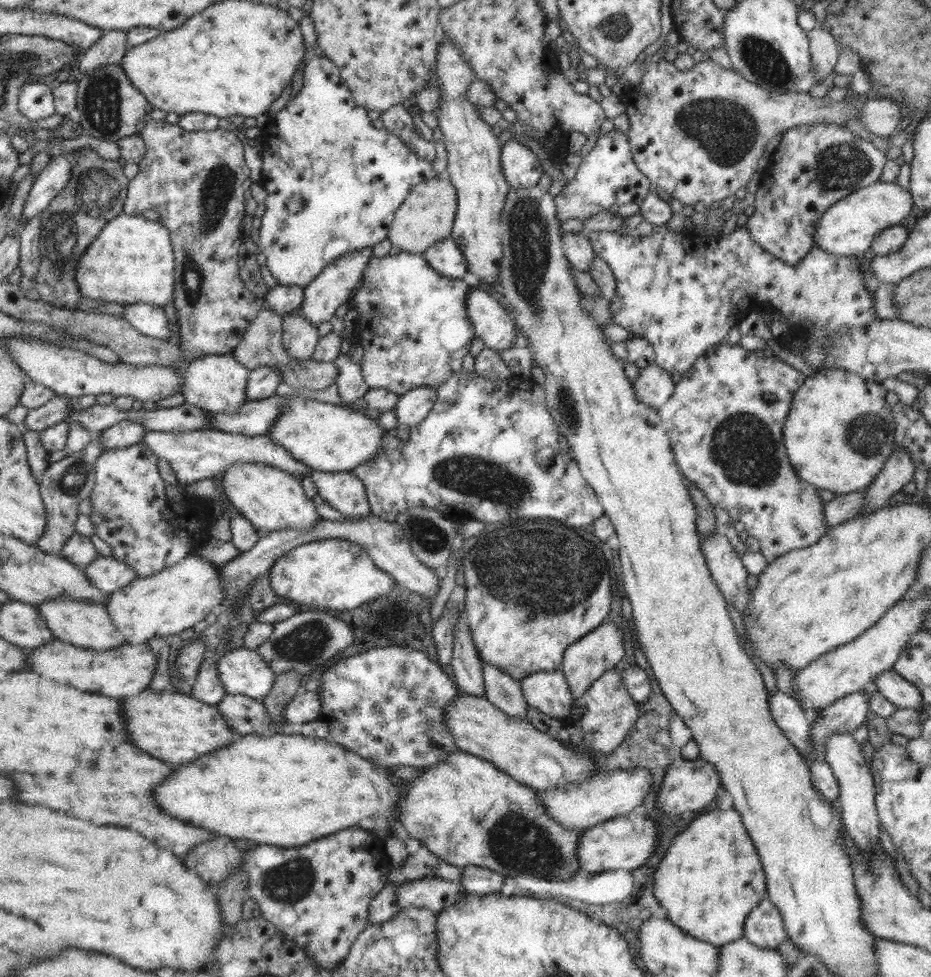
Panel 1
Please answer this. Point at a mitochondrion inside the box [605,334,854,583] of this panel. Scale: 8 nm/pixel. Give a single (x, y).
(742, 445)

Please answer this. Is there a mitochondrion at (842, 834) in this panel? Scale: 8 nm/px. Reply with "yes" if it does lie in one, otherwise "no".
no

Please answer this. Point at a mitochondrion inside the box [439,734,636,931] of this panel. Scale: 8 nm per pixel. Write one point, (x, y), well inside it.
(517, 840)

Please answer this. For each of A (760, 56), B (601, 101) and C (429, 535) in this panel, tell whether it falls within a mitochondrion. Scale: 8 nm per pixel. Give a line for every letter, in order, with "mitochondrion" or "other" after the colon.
A: mitochondrion
B: other
C: mitochondrion

